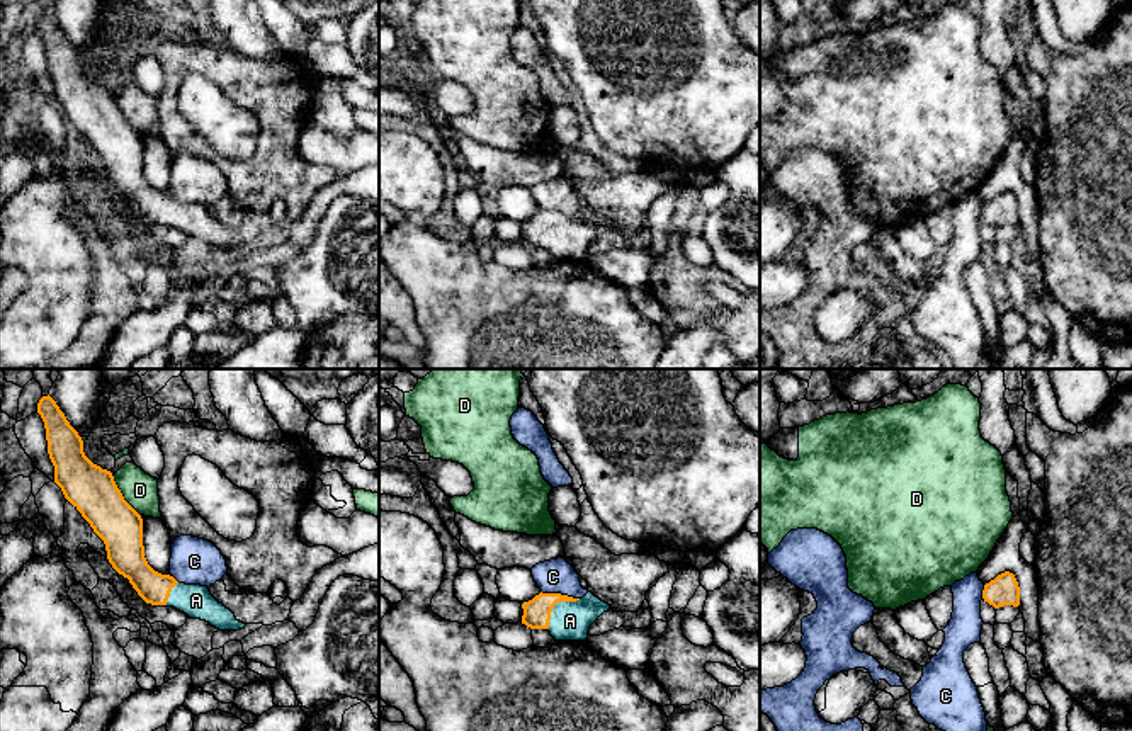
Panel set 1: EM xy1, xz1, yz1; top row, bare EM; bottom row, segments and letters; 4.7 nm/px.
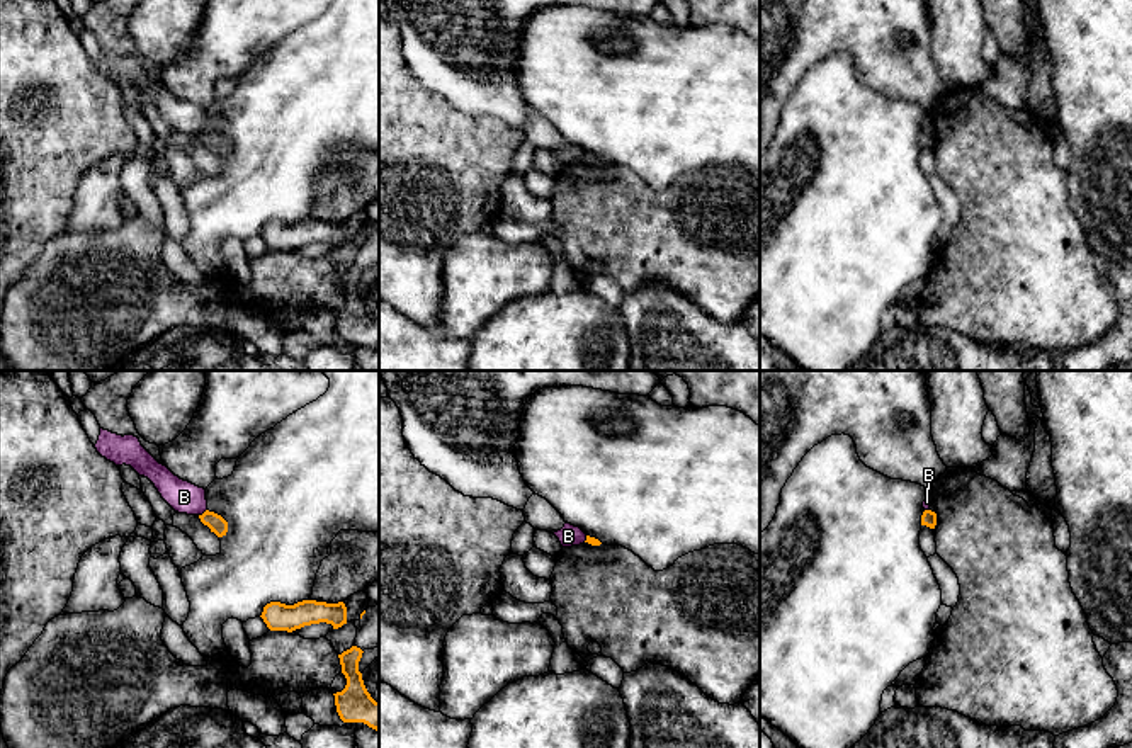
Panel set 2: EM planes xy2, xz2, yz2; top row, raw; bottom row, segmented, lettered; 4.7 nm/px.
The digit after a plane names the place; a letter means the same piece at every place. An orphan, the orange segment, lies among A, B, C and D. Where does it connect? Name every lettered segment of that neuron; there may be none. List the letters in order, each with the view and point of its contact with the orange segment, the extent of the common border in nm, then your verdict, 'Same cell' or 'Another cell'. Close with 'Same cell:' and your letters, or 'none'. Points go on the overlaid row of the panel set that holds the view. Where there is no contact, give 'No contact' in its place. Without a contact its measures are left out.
A: Touches orange at xz1 (554, 604). Shared border 220 nm. Same cell
B: Touches orange at xy2 (204, 512). Shared border 50 nm. Another cell
C: Touches orange at xz1 (560, 594). Shared border 190 nm. Another cell
D: Touches orange at xy1 (123, 497). Shared border 240 nm. Another cell
Same cell: A

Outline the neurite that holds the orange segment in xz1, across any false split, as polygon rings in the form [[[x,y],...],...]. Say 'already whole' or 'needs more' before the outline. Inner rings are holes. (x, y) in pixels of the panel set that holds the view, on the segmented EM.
needs more; [[[591,592],[583,598],[561,593],[539,593],[522,604],[522,624],[530,629],[547,629],[556,641],[586,641],[590,626],[610,605]]]

